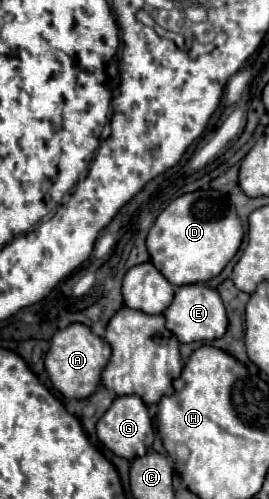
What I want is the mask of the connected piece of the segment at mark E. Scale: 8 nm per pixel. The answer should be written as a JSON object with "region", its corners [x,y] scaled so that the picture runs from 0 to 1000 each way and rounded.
{"region":[[[751,567],[669,575],[654,583],[654,591],[647,591],[647,603],[610,623],[610,635],[617,635],[625,663],[639,663],[662,675],[669,687],[818,679],[840,667],[840,655],[848,655],[840,619],[833,619],[833,607],[825,607],[810,583],[781,579],[781,575],[751,571]]]}

